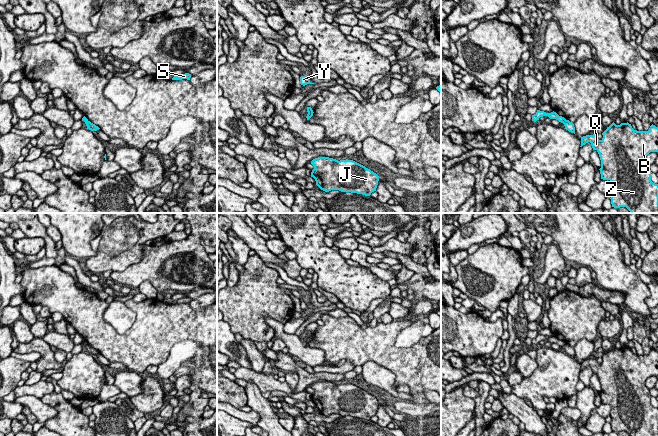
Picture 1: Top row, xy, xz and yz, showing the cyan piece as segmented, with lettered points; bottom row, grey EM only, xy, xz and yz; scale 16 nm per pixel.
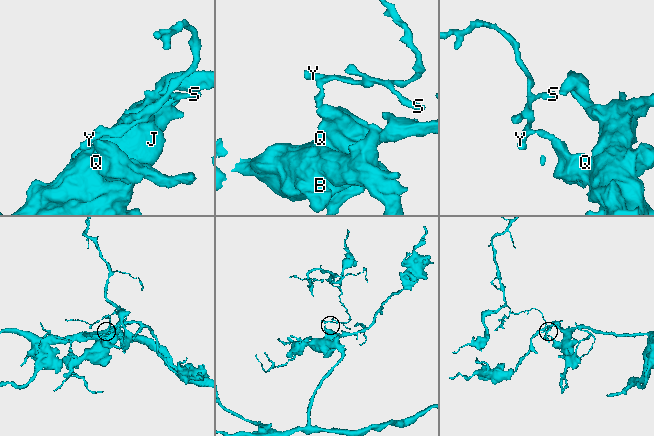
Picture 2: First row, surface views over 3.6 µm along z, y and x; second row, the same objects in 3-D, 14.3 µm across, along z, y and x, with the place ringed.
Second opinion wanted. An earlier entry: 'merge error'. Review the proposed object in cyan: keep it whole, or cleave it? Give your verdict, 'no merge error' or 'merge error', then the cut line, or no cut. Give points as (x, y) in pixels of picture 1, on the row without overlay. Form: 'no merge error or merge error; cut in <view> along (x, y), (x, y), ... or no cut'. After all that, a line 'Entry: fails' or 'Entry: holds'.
merge error; cut in yz along (565, 343), (561, 346)
Entry: holds

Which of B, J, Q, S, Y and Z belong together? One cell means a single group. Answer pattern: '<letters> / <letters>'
B J Q Z / S Y

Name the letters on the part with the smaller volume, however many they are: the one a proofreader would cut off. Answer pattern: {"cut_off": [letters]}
{"cut_off": ["S", "Y"]}

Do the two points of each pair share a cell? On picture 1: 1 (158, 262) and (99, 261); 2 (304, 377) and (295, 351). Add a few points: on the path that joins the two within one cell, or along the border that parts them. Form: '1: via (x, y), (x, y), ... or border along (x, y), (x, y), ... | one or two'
1: border along (144, 243), (142, 258), (123, 270), (116, 271) | two
2: border along (288, 354), (292, 357) | two

